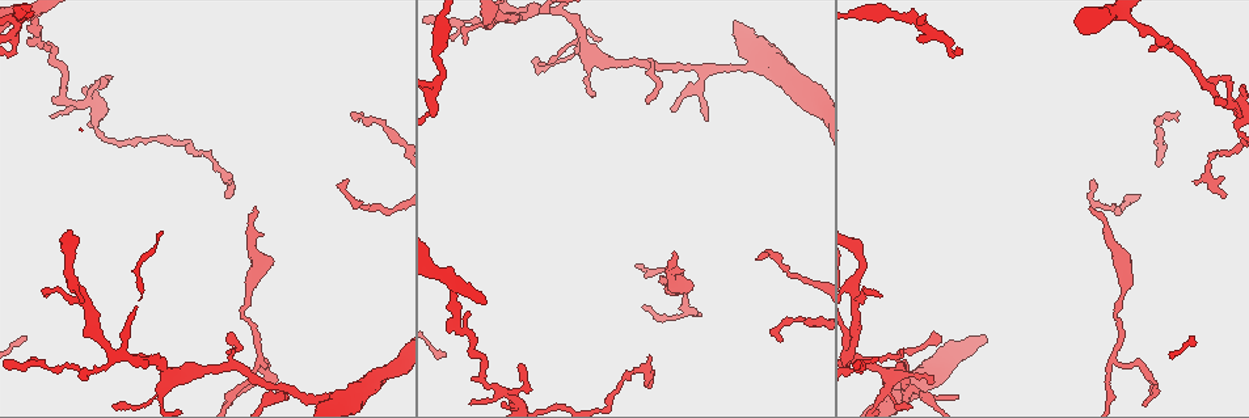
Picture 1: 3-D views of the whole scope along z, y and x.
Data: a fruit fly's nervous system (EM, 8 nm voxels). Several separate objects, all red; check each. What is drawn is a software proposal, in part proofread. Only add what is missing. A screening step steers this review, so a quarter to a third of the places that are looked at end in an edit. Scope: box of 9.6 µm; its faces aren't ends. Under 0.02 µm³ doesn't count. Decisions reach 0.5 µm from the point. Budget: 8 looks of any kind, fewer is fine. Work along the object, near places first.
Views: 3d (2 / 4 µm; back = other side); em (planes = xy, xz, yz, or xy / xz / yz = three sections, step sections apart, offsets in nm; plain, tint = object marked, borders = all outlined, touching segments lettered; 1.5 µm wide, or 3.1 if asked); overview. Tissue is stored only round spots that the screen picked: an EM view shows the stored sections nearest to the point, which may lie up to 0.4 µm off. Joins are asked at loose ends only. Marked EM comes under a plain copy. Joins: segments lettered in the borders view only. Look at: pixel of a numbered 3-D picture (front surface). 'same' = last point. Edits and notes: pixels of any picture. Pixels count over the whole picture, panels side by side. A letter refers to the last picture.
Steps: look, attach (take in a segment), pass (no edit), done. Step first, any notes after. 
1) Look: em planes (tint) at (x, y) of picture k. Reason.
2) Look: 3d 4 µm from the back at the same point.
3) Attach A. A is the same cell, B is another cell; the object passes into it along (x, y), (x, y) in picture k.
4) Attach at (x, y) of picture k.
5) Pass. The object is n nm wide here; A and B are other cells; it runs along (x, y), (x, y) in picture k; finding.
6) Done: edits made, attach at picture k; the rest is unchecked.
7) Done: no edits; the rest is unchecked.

Look: 3d 4 µm at (594, 94) of picture 1. Thin end.

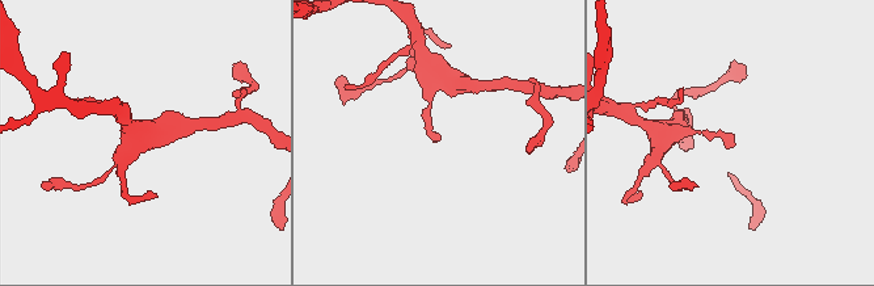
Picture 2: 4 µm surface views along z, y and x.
Look: em planes (borders) at (732, 146) of picture 2.

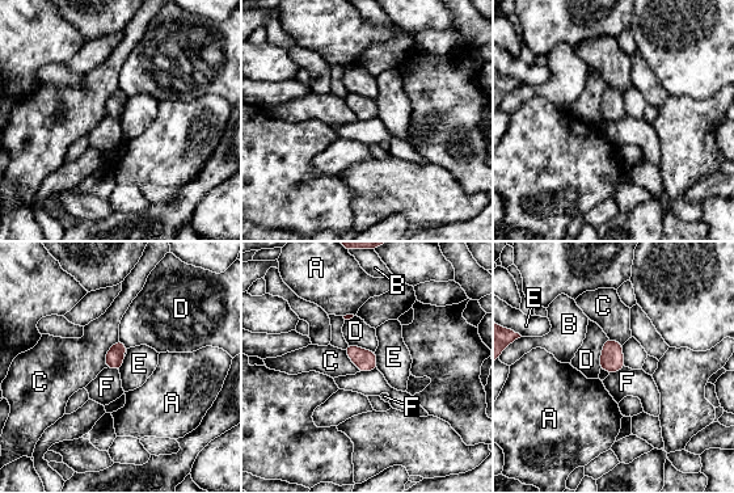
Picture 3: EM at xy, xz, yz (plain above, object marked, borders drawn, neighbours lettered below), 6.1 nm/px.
Pass. The object is 120 nm wide here; A, B, C, D, E and F are other cells; a border runs along (624, 366), (610, 374) in picture 3; no lettered segment goes on from it.

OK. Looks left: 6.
Look: em xz step 8 (borders) at (879, 294) of picture 1. Thin end.

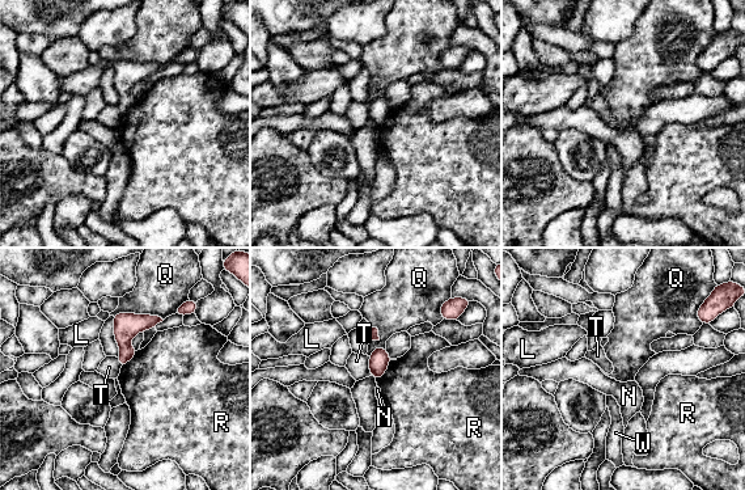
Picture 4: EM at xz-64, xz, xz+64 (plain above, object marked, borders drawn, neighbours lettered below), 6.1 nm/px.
Pass. The longest contact is with Q, 320 nm; L, N, Q, R, T and W are other cells; a border runs along (390, 359), (386, 371), (376, 380) in picture 4; no lettered segment goes on from it.

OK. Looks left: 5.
Look: 3d 2 µm at (254, 206) of picture 1. Free end.

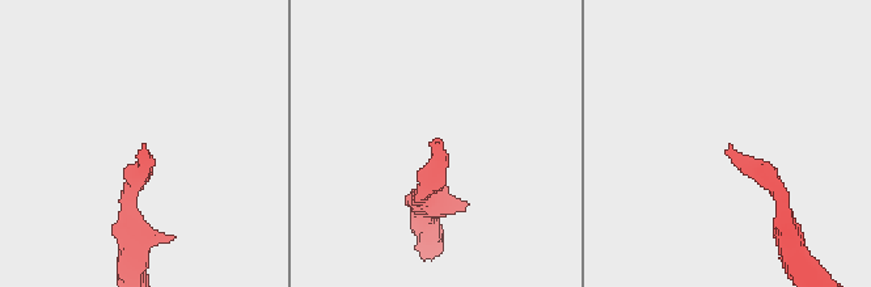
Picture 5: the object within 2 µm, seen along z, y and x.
Look: em yz step 8 (tint) at (726, 151) of picture 5.

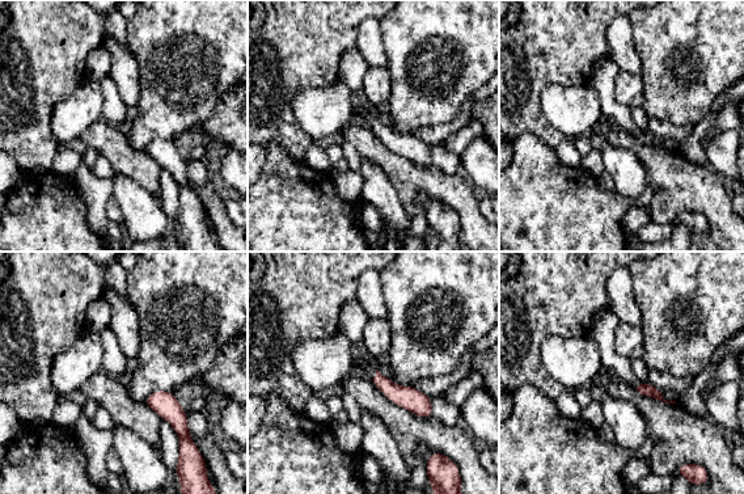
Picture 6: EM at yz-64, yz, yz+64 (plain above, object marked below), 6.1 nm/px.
Look: em planes (borders) at the same point.

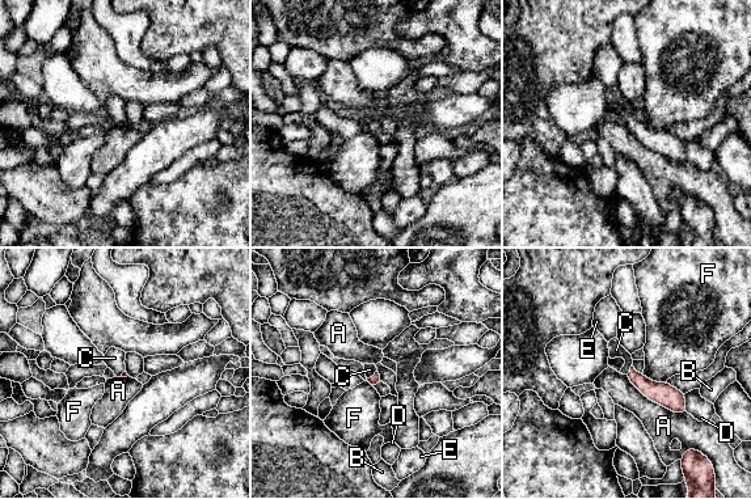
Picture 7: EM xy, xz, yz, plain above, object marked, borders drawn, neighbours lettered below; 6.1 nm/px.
Attach at (370, 369) of picture 7. C is the same cell, A, B, D, E and F are other cells; the object passes into it along (375, 379), (374, 375), (370, 369) in picture 7; the neuron continues.

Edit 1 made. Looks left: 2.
Done: edits made, attach at picture 7; the rest is unchecked.

